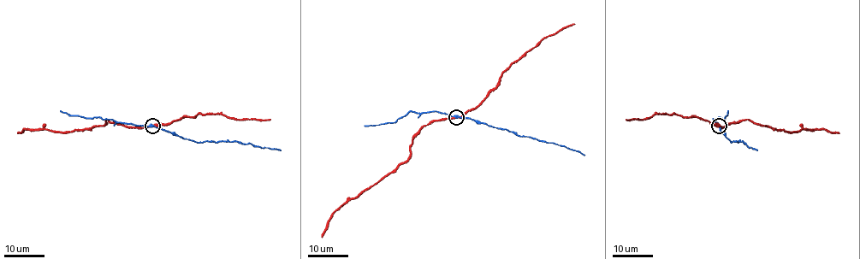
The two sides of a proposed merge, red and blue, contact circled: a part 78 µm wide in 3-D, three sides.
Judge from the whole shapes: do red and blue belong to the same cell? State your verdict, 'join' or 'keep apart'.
keep apart

